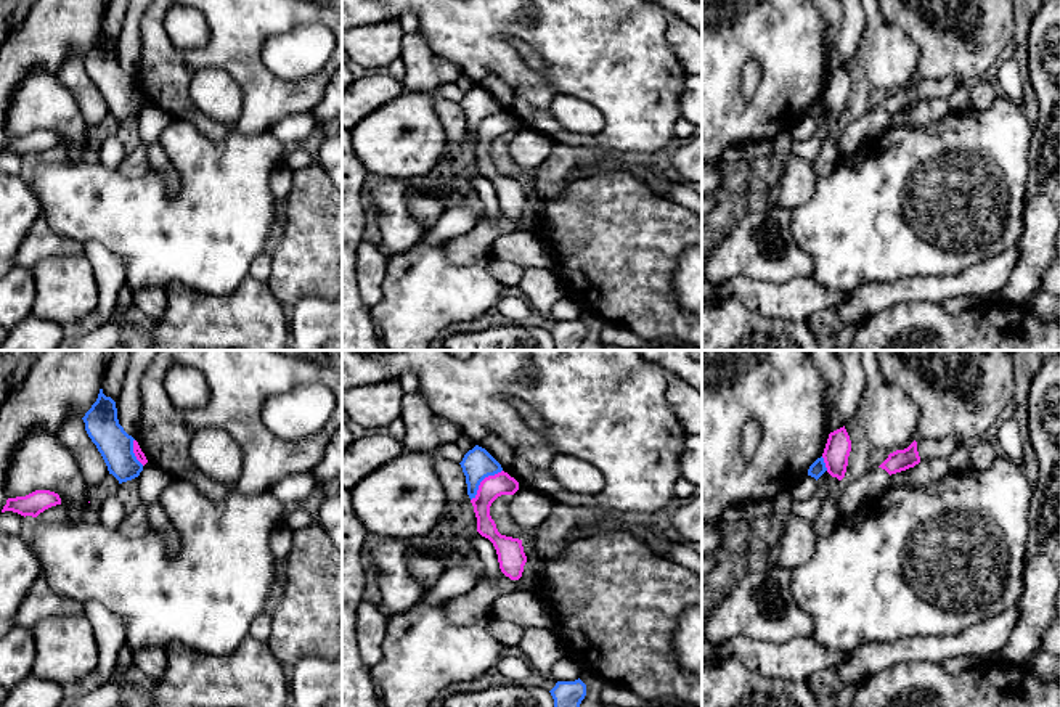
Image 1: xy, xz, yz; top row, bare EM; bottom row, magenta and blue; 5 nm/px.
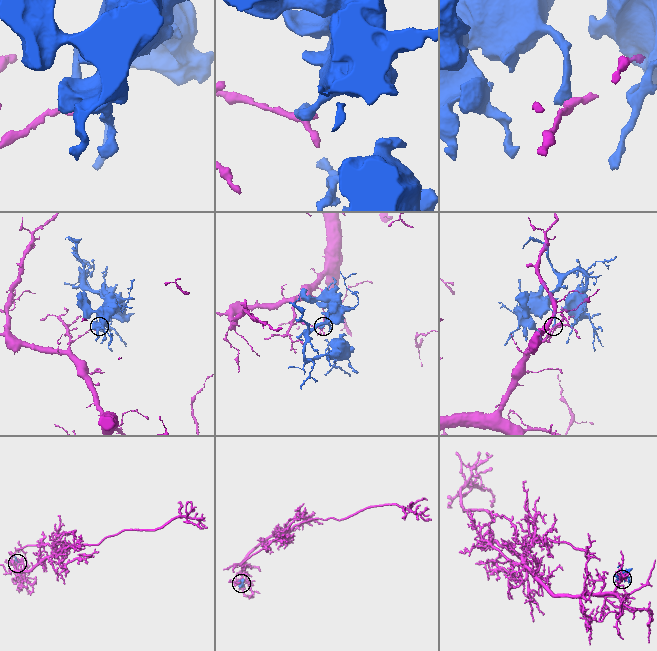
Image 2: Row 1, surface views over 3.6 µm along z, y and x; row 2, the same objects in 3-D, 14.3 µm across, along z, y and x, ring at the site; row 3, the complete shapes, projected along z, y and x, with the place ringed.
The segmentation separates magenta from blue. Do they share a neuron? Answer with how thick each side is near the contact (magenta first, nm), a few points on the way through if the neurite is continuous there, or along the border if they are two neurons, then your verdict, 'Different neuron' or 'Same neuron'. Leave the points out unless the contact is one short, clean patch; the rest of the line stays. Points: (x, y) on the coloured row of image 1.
Thickness 120 nm (magenta) against 160 nm. Boundary: xz (501, 469), (489, 474), (471, 500). Different neuron

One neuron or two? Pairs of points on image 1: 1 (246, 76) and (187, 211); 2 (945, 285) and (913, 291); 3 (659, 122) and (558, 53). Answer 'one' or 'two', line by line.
1: two
2: one
3: one

